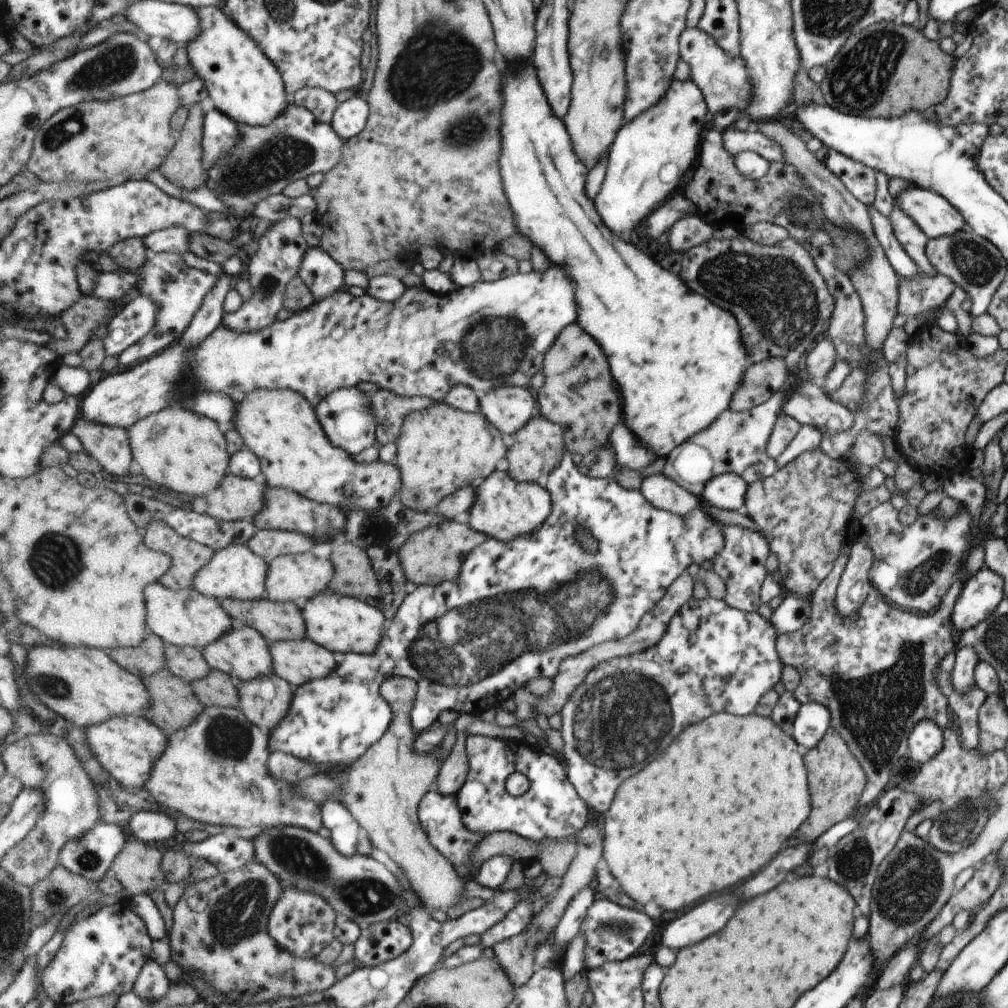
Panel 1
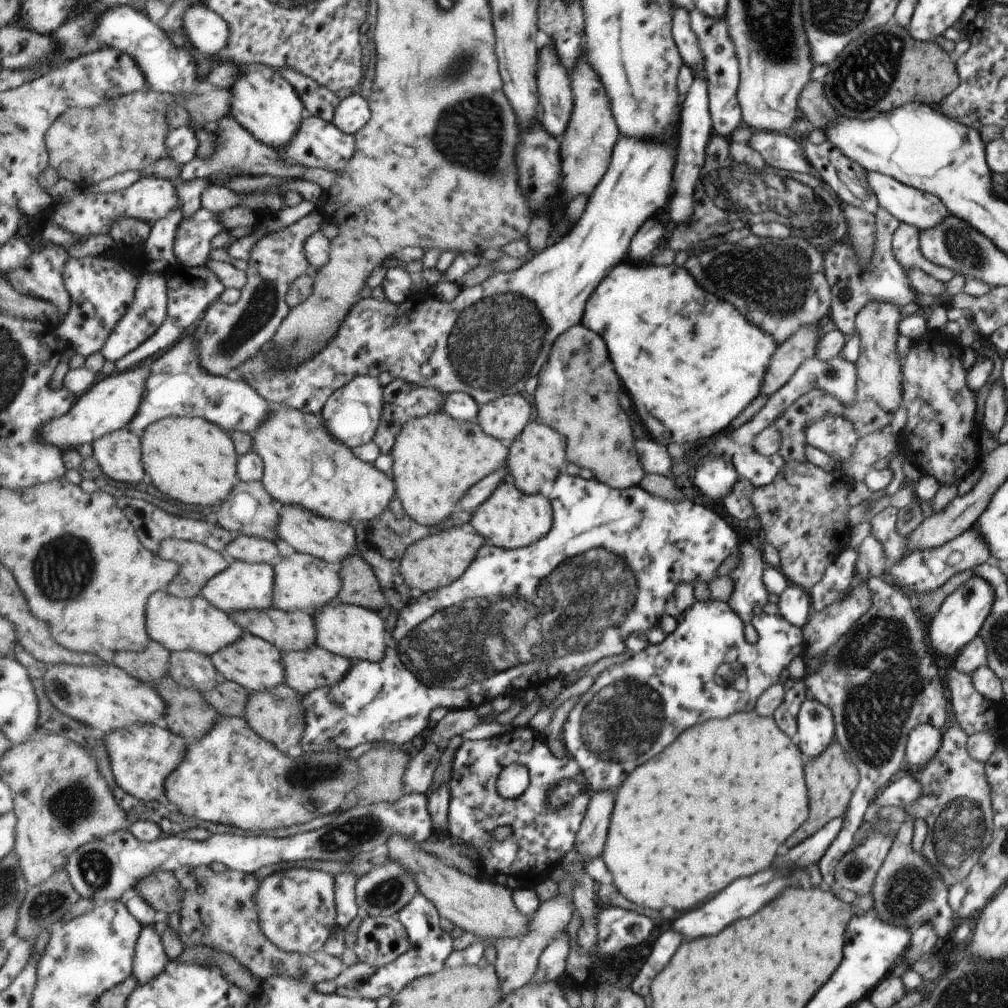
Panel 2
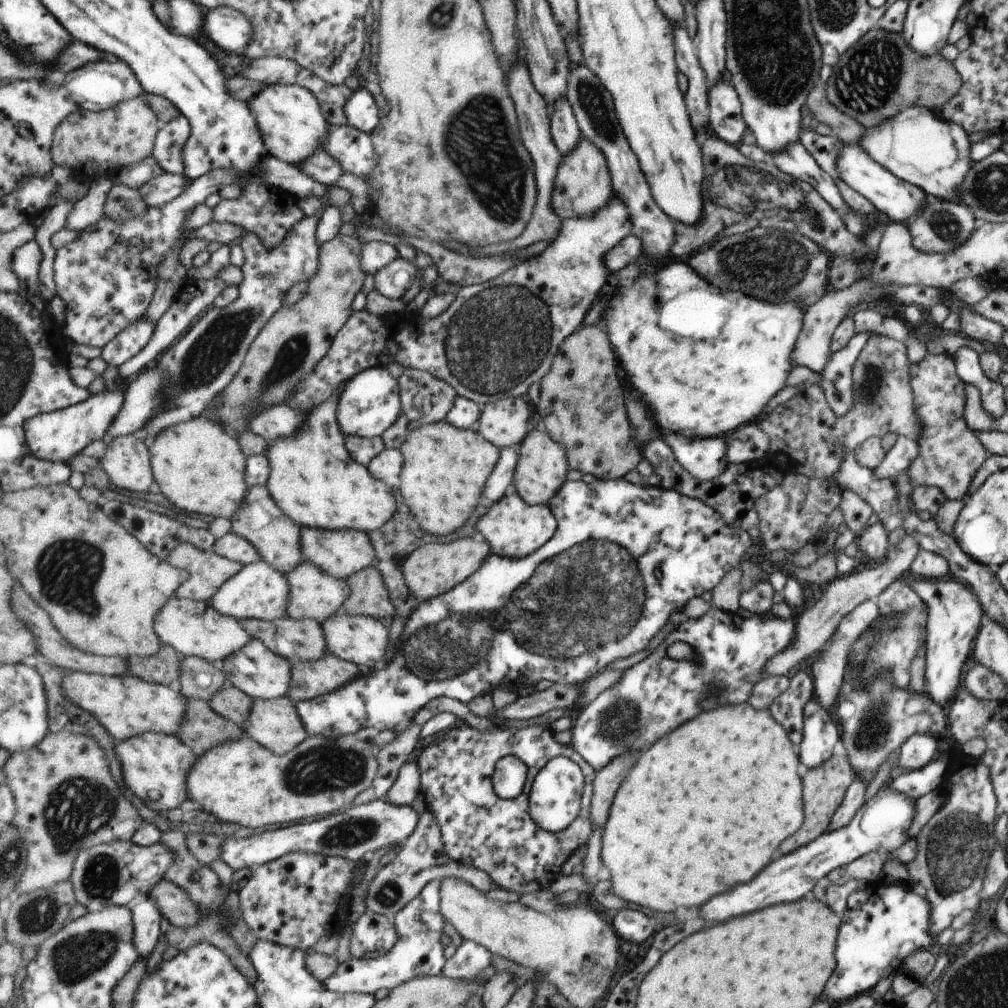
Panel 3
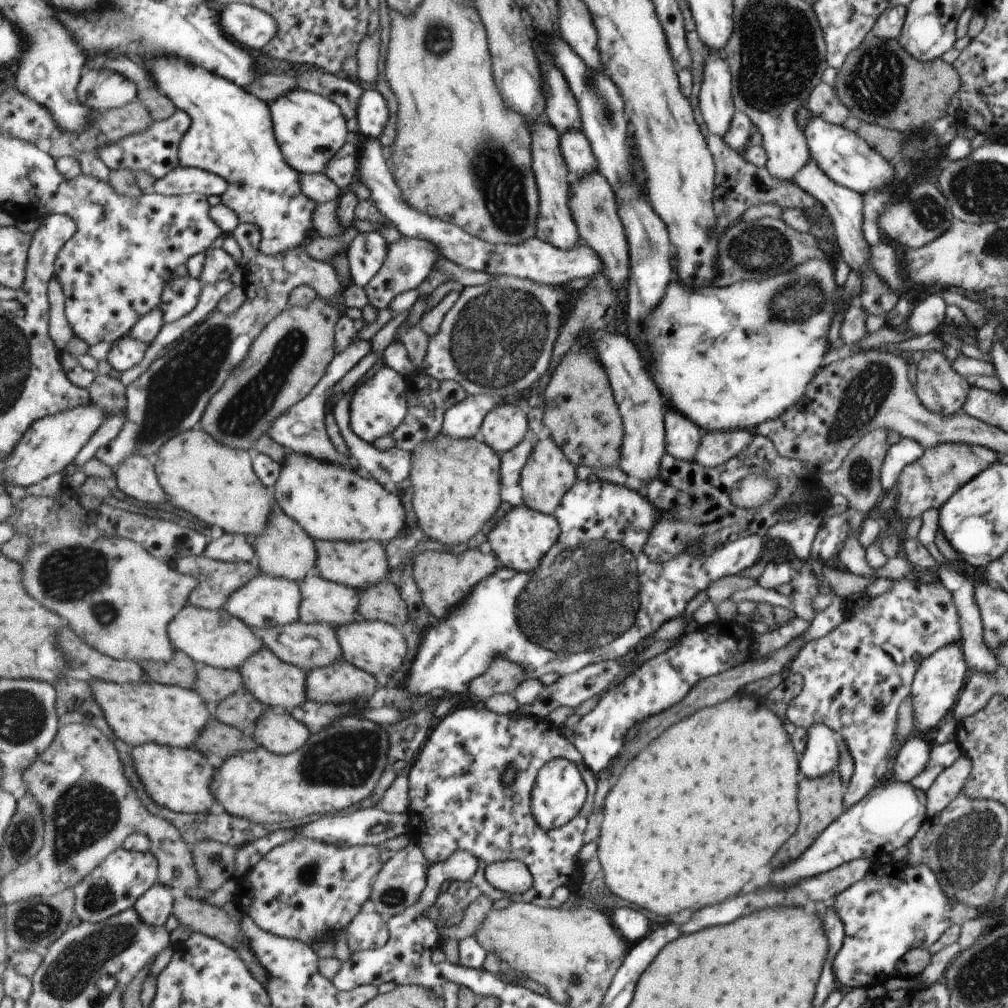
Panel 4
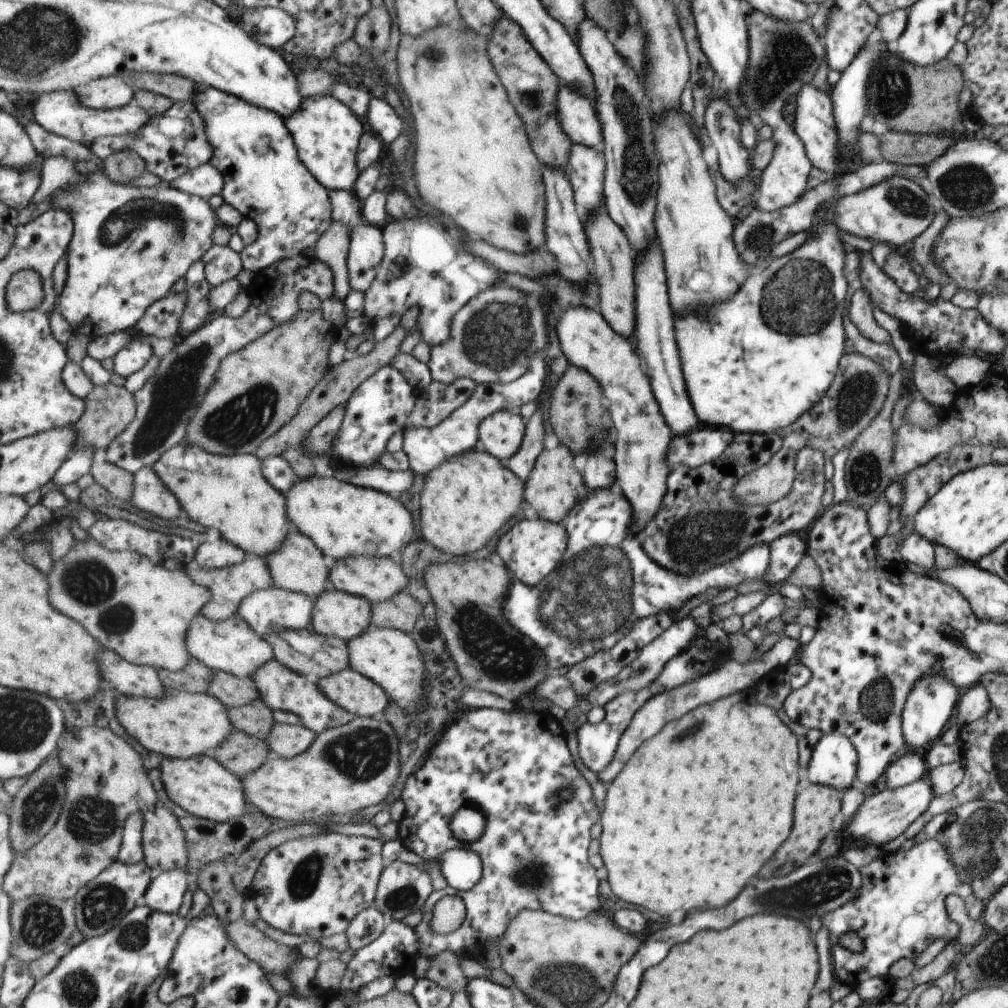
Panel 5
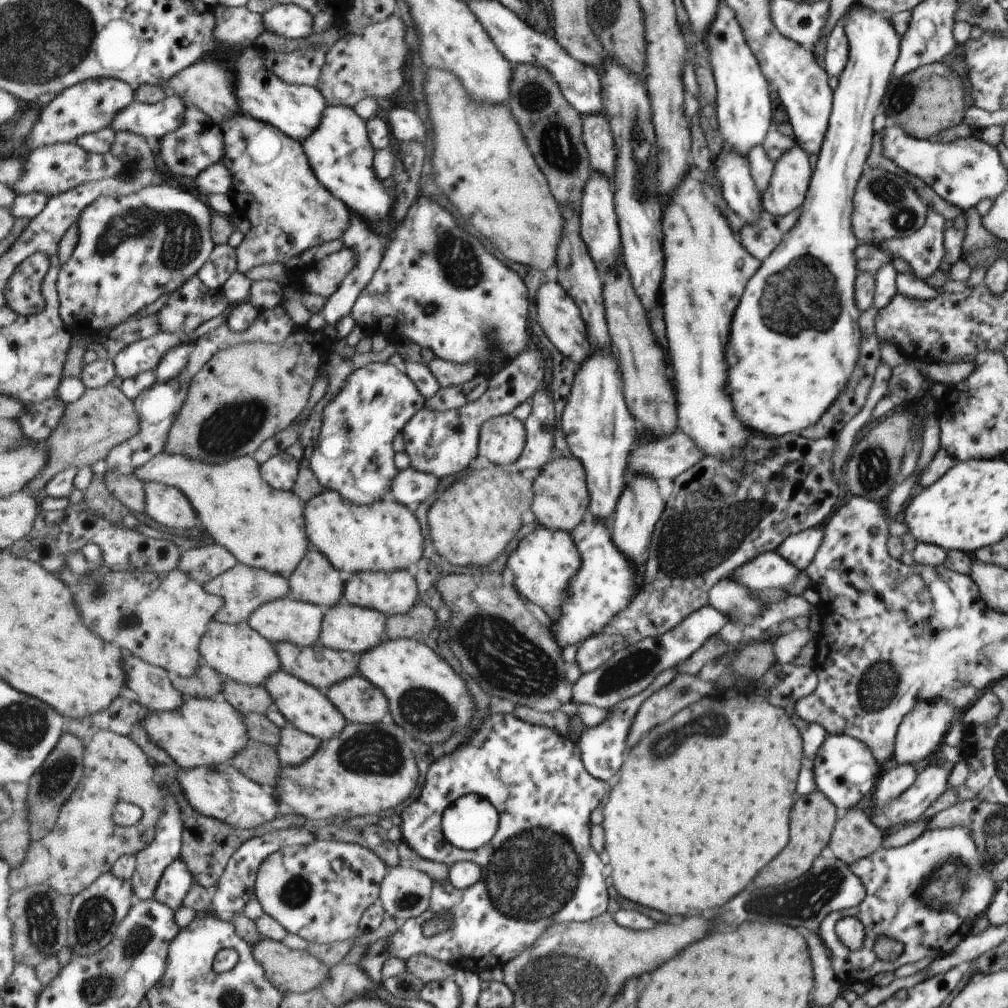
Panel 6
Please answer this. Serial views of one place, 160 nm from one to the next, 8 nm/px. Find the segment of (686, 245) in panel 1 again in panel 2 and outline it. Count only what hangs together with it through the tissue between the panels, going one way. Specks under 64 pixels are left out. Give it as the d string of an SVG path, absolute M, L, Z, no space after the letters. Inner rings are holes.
M695 75L688 91L681 99L681 123L678 126L678 145L676 146L676 160L674 162L674 197L671 198L669 216L675 225L687 226L691 224L694 214L694 192L699 188L700 168L704 163L704 150L707 141L713 134L710 114L708 111L708 94L706 83L702 77Z

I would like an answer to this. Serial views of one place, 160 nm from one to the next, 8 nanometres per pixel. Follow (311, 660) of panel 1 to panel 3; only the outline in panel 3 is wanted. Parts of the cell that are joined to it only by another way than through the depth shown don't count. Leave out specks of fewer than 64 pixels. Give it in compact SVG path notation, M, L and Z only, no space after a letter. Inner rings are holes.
M331 652L318 661L297 661L292 668L294 678L288 696L295 704L333 693L335 689L350 684L364 670Z

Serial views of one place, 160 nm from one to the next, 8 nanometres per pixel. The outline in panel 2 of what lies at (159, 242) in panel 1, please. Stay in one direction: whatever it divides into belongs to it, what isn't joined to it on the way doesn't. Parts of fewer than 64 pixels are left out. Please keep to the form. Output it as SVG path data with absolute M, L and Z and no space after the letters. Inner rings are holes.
M199 209L195 215L183 217L176 230L174 251L186 267L207 264L211 254L211 240L223 230L220 217L209 209Z

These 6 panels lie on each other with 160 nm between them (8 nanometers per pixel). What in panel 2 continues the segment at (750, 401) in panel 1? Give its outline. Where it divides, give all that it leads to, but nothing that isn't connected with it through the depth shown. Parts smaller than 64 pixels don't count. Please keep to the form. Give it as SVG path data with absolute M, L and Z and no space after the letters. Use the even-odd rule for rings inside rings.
M819 325L804 326L793 337L787 338L777 346L758 395L765 394L768 397L773 394L789 380L802 360L814 356L816 342L820 336L819 332Z

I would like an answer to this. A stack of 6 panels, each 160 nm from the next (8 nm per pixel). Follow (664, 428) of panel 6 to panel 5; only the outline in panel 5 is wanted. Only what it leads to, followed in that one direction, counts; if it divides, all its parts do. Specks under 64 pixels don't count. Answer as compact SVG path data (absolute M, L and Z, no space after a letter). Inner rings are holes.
M605 205L598 213L587 220L587 238L591 238L591 251L595 250L595 276L599 284L599 314L607 320L610 328L613 328L617 334L629 336L633 334L633 258L635 250L629 248L625 234L621 232L621 227L612 222L605 212Z

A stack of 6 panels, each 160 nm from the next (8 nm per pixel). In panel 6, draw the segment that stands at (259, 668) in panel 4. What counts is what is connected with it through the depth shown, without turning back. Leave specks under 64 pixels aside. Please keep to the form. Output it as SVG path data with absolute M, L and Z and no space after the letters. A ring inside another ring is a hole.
M283 668L269 677L263 686L270 692L275 702L274 707L285 715L289 724L294 724L299 727L299 730L319 738L322 742L339 738L349 724L346 716L338 710L337 706L334 706L326 692L295 675L289 674Z

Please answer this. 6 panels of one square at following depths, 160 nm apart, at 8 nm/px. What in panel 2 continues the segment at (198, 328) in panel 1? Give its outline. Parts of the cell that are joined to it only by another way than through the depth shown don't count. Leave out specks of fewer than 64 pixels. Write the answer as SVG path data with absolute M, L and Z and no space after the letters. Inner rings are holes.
M191 331L191 334L182 338L169 352L165 352L151 362L152 371L149 382L147 382L147 390L145 390L143 402L137 416L132 421L131 428L134 426L134 429L144 431L151 423L169 417L201 417L209 422L217 423L230 433L243 431L254 436L258 426L268 417L273 407L249 383L234 380L232 376L224 377L213 374L201 365L200 346L194 332Z

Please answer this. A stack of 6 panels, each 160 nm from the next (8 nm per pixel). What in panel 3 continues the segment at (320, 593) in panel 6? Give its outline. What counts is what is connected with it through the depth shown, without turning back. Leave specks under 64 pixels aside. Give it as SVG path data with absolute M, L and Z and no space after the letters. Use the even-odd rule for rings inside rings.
M265 485L252 486L238 513L231 518L231 532L242 536L258 547L262 558L284 575L297 568L305 556L302 551L301 526L275 502Z

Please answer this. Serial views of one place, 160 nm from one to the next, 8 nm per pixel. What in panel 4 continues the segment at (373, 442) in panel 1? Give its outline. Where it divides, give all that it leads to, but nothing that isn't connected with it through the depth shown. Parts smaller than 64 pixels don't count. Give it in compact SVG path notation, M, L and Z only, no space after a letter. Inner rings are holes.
M383 364L372 376L356 386L350 404L350 423L355 434L372 443L378 438L393 434L406 420L410 395L408 380L394 368Z

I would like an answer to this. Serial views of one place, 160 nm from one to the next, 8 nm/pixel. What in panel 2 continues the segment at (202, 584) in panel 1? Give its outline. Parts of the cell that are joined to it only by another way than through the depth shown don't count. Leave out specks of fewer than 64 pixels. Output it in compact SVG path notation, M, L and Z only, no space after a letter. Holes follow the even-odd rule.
M231 560L229 568L211 579L202 590L202 595L211 604L233 614L237 610L270 609L274 606L276 589L275 565L269 563L252 563L242 560Z

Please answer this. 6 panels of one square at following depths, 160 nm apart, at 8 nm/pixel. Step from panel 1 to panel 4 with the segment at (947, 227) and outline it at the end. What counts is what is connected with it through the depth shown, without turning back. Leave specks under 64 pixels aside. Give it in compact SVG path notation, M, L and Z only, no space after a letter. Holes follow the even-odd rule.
M811 116L803 131L807 137L810 156L816 162L819 170L827 175L835 184L844 186L861 196L869 191L880 191L894 184L893 162L884 159L874 148L869 146L853 131L848 131L839 125L829 123L827 119Z

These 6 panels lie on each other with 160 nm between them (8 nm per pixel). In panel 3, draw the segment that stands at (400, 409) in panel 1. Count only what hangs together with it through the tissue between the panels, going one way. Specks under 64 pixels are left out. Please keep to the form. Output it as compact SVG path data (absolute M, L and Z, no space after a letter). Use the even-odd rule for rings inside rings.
M406 369L399 377L398 382L400 383L403 415L387 432L383 433L383 440L389 449L399 449L413 429L447 419L448 412L451 412L456 398L459 396L455 388L448 382L437 378L429 371Z

